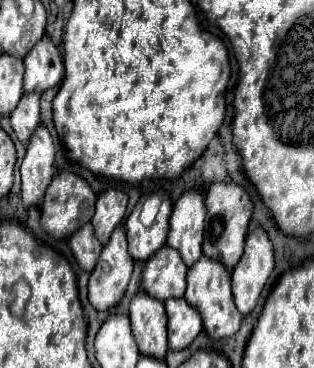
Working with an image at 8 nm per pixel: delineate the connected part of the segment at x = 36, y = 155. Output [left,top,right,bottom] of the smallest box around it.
[20,124,54,206]

